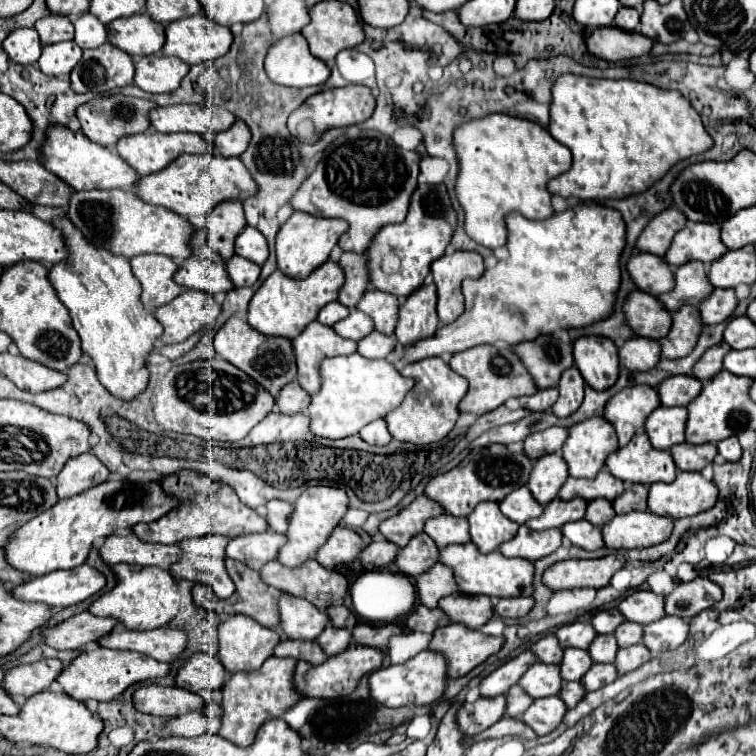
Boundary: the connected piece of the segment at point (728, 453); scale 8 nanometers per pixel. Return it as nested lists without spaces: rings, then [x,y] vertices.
[[[729,437],[729,439],[723,439],[717,443],[717,449],[719,453],[727,459],[727,461],[737,461],[741,457],[741,445],[737,441],[737,437]]]

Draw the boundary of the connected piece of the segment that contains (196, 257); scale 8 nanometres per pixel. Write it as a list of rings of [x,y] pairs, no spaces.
[[[195,235],[191,243],[193,255],[175,273],[175,283],[179,283],[185,289],[197,289],[211,295],[235,289],[229,281],[229,275],[225,273],[225,261],[205,247],[205,235]]]

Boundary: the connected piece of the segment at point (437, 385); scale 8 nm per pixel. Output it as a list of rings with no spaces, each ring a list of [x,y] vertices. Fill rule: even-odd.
[[[441,357],[421,359],[417,363],[407,365],[401,373],[405,377],[417,379],[417,385],[407,393],[403,403],[385,417],[389,425],[389,433],[397,441],[405,441],[413,445],[429,445],[441,441],[455,427],[455,421],[459,417],[457,405],[467,393],[465,377],[455,373],[447,363],[443,363]]]

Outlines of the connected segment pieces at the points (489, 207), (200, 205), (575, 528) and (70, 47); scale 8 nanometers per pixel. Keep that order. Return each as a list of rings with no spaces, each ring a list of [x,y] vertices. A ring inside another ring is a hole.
[[[495,113],[457,127],[455,149],[459,157],[455,193],[465,211],[465,231],[473,241],[489,249],[505,245],[505,217],[509,213],[521,213],[527,219],[553,215],[547,183],[571,167],[571,153],[545,127],[529,119]]]
[[[219,153],[207,155],[181,155],[169,167],[159,173],[141,177],[137,183],[137,195],[151,203],[165,207],[181,217],[207,217],[211,209],[223,201],[245,199],[257,195],[257,183],[253,181],[249,169],[241,163],[239,157],[221,157]]]
[[[581,519],[581,521],[573,521],[569,525],[563,525],[563,535],[567,541],[571,541],[573,545],[587,549],[587,551],[597,551],[601,547],[605,547],[605,541],[601,537],[601,529],[591,525],[589,521]]]
[[[63,41],[57,45],[43,45],[43,53],[37,61],[45,75],[69,75],[81,59],[81,49],[75,41]]]

